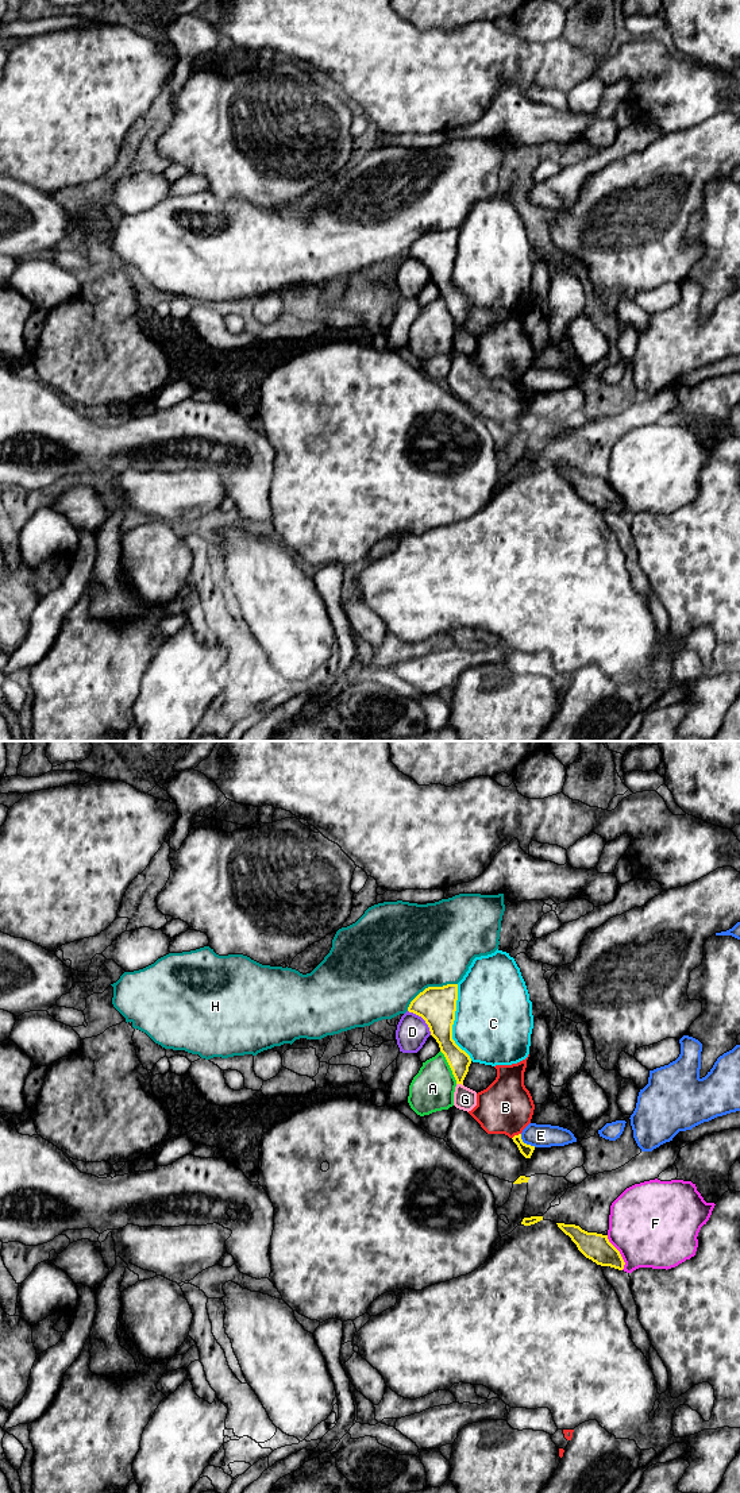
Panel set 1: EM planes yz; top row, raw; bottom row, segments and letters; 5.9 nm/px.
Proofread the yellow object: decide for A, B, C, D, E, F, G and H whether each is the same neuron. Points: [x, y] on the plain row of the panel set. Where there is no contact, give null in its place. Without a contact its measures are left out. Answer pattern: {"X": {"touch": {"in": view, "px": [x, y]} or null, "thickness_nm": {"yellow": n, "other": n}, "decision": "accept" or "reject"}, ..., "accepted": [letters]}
{"A": {"touch": {"in": "yz", "px": [450, 311]}, "thickness_nm": {"yellow": 140, "other": 260}, "decision": "reject"}, "B": {"touch": {"in": "yz", "px": [516, 379]}, "thickness_nm": {"yellow": 70, "other": 320}, "decision": "reject"}, "C": {"touch": {"in": "yz", "px": [453, 266]}, "thickness_nm": {"yellow": 220, "other": 460}, "decision": "reject"}, "D": {"touch": {"in": "yz", "px": [423, 262]}, "thickness_nm": {"yellow": 220, "other": 190}, "decision": "reject"}, "E": {"touch": {"in": "yz", "px": [525, 388]}, "thickness_nm": {"yellow": 70, "other": 140}, "decision": "reject"}, "F": {"touch": {"in": "yz", "px": [619, 497]}, "thickness_nm": {"yellow": 160, "other": 480}, "decision": "reject"}, "G": {"touch": {"in": "yz", "px": [459, 327]}, "thickness_nm": {"yellow": 130, "other": 130}, "decision": "reject"}, "H": {"touch": {"in": "yz", "px": [430, 231]}, "thickness_nm": {"yellow": 220, "other": 500}, "decision": "reject"}, "accepted": []}

